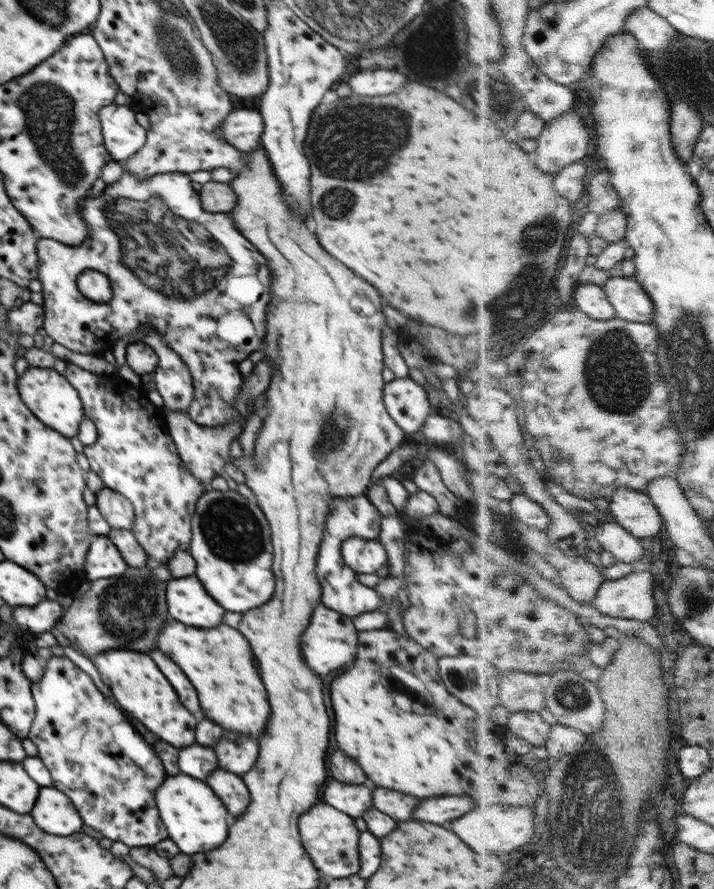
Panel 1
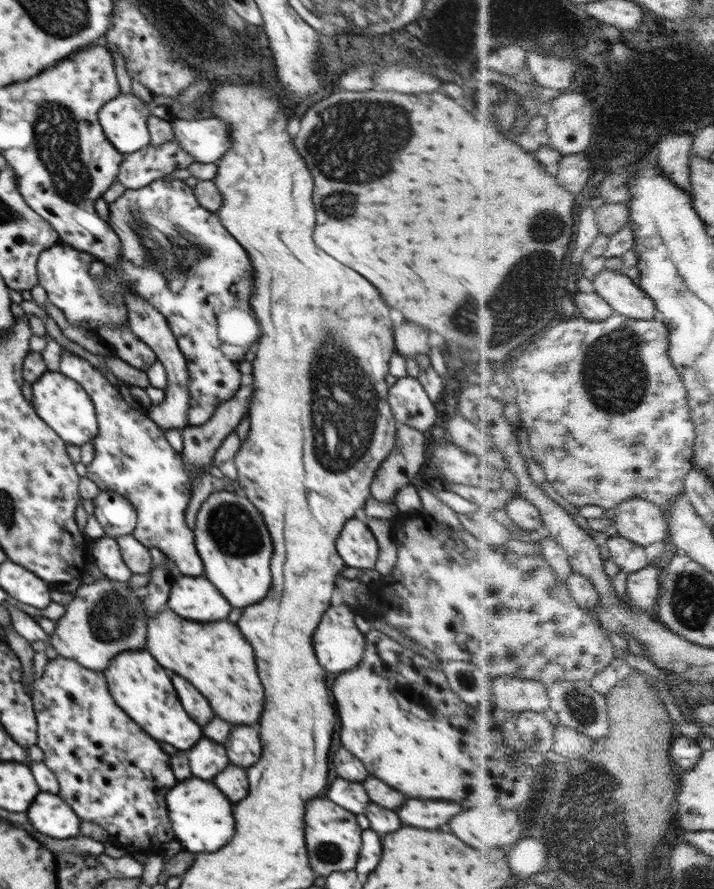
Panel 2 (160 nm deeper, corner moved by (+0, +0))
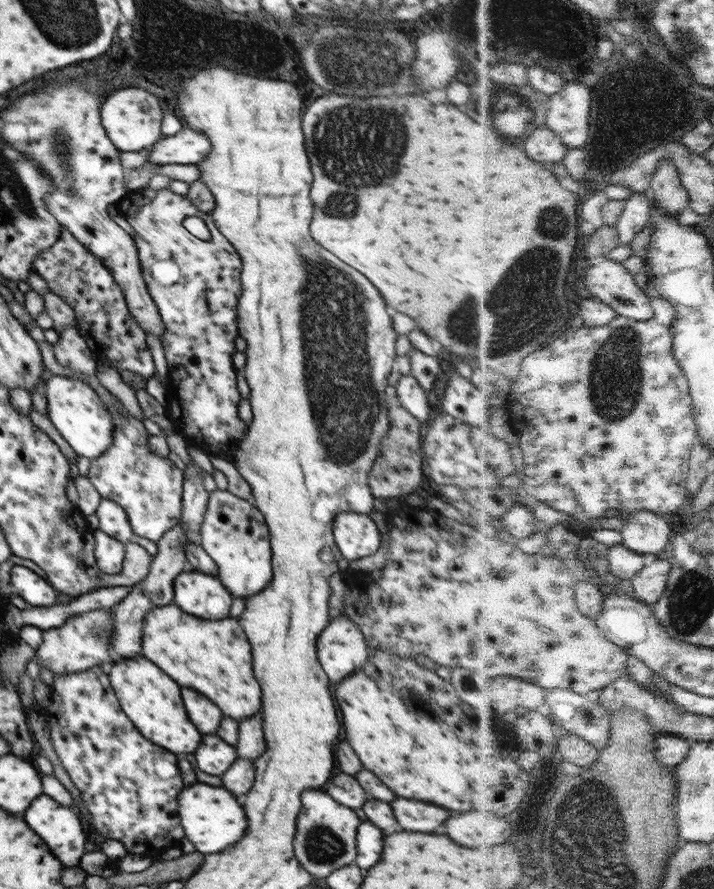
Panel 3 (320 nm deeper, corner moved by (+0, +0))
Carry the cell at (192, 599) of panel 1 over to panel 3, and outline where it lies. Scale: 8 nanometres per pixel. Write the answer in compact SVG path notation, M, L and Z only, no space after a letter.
M180 571L173 582L173 602L188 614L200 618L229 616L233 596L214 575L202 571Z

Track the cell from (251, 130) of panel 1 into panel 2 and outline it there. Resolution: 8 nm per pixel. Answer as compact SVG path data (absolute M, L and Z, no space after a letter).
M219 118L175 119L171 125L180 148L196 162L216 163L231 147L229 128Z

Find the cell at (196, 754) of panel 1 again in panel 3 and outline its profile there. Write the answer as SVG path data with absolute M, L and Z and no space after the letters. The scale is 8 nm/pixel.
M204 736L198 750L194 752L198 770L214 776L222 776L236 758L236 748L218 736Z

